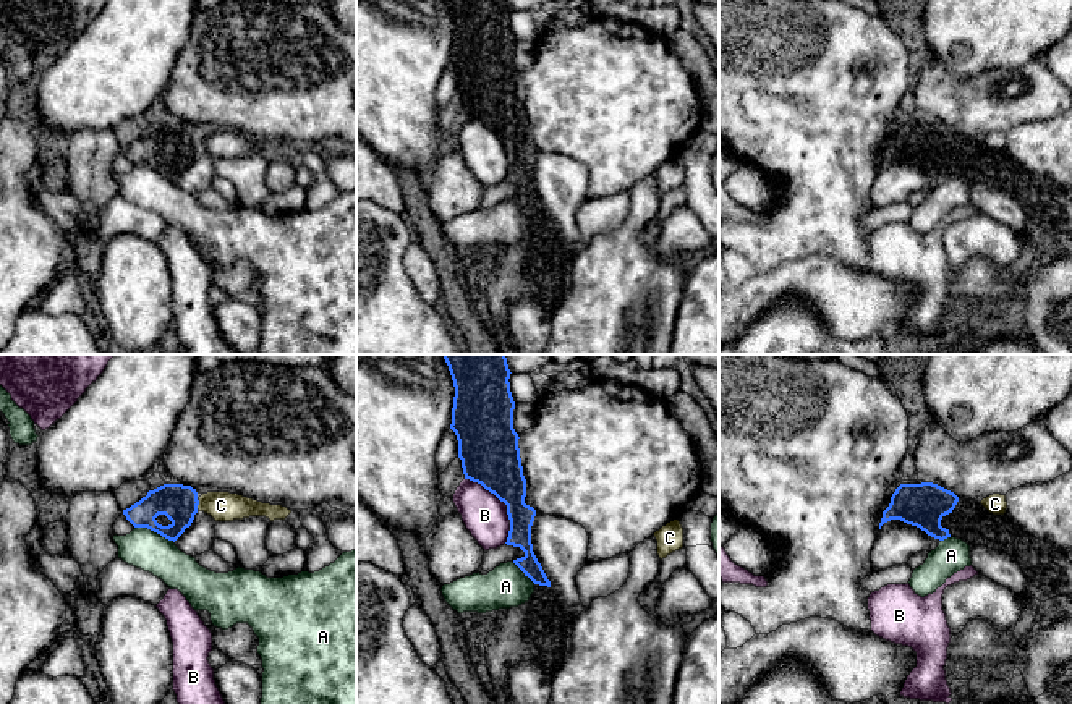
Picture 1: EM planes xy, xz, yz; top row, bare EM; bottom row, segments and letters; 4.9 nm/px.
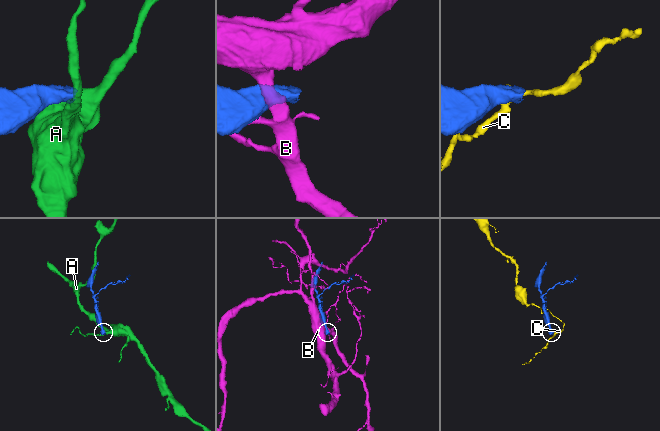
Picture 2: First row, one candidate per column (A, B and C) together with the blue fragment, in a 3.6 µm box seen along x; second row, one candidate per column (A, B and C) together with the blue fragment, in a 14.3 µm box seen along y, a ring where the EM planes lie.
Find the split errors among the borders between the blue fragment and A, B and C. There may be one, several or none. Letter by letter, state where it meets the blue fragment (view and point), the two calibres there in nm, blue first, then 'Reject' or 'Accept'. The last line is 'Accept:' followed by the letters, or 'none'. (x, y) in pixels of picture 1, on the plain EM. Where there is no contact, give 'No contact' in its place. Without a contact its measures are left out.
A: Touches blue at xy (154, 169). Thickness 180 nm (blue) against 200 nm. Reject
B: Touches blue at xz (504, 139). Thickness 300 nm (blue) against 220 nm. Reject
C: Touches blue at xy (198, 141). Thickness 180 nm (blue) against 140 nm. Reject
Accept: none

